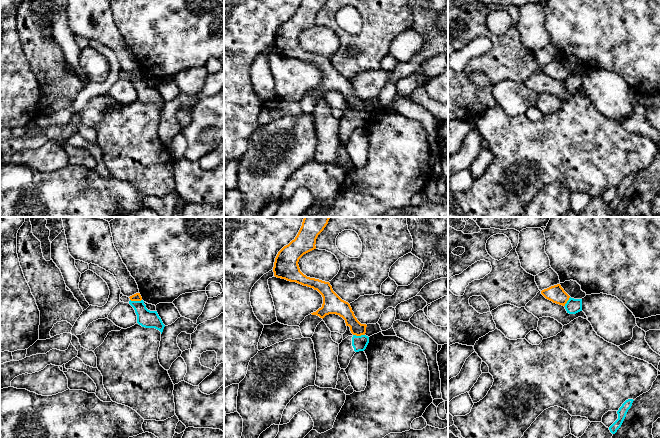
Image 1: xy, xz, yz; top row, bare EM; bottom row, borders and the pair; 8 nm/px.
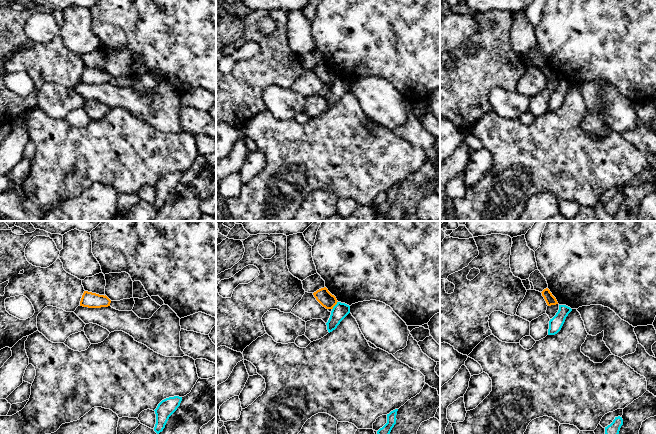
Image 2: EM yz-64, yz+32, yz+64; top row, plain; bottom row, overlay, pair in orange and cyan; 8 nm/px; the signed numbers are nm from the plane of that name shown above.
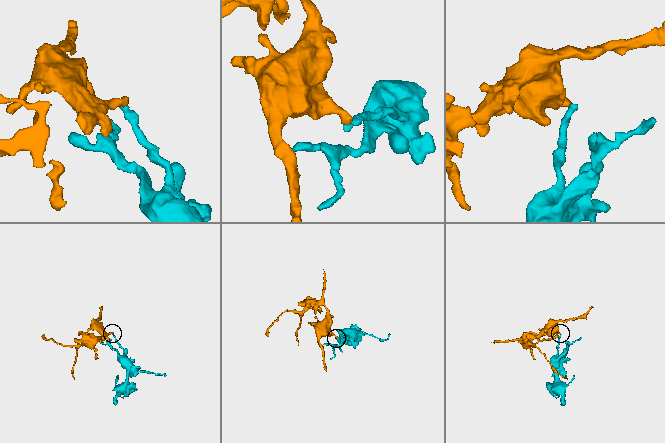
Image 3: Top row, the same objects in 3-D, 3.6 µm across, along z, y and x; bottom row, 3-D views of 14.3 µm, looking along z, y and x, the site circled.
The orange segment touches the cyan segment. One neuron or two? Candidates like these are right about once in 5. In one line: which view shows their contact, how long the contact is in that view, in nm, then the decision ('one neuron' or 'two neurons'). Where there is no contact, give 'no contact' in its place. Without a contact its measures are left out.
meets orange in xy; contact 100 nm long; two neurons

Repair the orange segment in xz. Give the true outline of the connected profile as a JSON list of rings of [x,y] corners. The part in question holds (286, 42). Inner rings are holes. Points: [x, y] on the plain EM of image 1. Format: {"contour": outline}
{"contour": [[[302,0],[297,12],[277,30],[273,48],[277,54],[296,58],[317,66],[323,73],[322,83],[311,89],[320,94],[336,90],[345,96],[353,111],[361,112],[366,109],[366,100],[361,100],[354,91],[350,80],[342,76],[332,65],[329,58],[310,54],[299,44],[299,35],[306,29],[316,25],[316,15],[327,0]]]}

